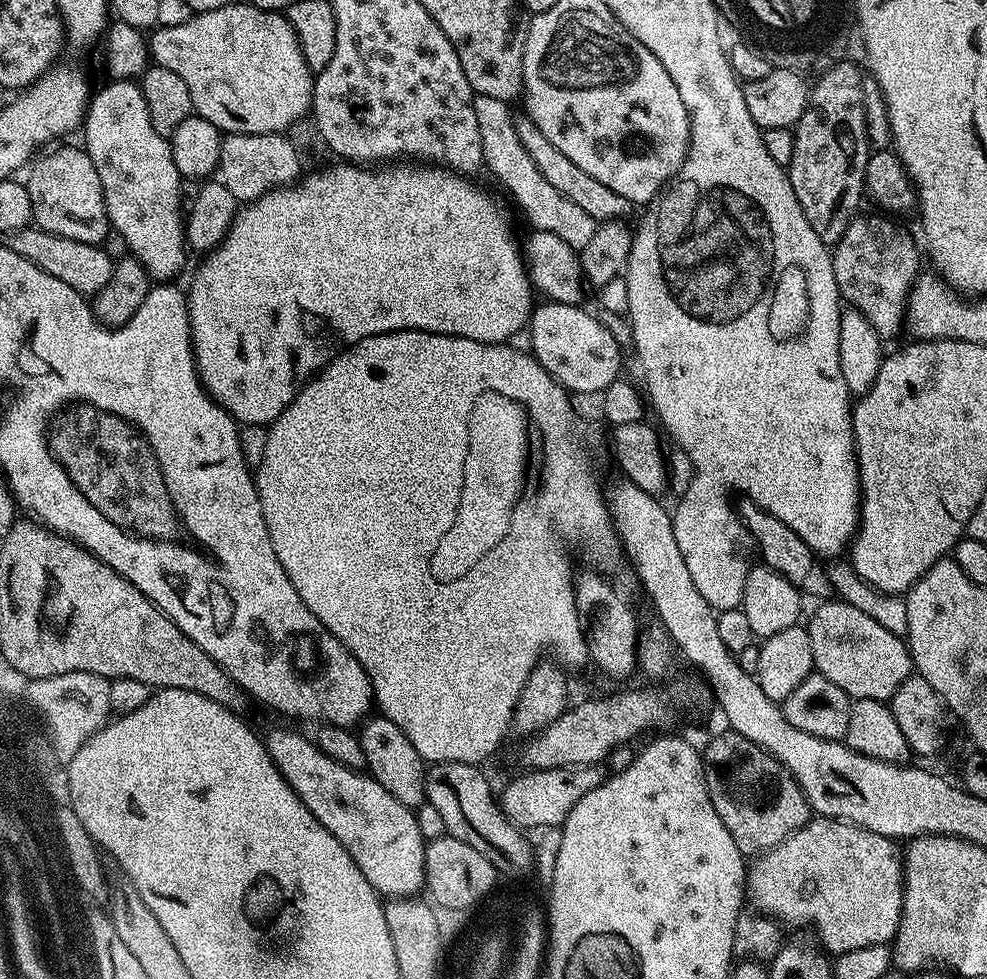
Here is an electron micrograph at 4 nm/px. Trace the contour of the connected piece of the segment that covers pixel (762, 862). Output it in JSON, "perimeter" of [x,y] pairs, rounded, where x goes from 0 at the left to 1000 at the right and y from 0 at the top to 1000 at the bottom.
{"perimeter":[[[823,836],[819,841],[806,850],[802,850],[791,862],[785,862],[777,870],[767,873],[766,878],[761,879],[756,891],[756,915],[762,919],[767,928],[775,936],[781,936],[783,940],[791,945],[799,944],[802,948],[819,948],[824,944],[827,947],[826,959],[830,967],[839,974],[850,974],[861,970],[873,970],[873,966],[886,966],[887,964],[900,964],[908,959],[908,950],[912,945],[914,936],[914,917],[916,916],[916,879],[913,867],[908,867],[909,859],[902,854],[895,854],[886,848],[877,848],[868,842],[860,842],[858,838],[845,838],[842,836]]]}

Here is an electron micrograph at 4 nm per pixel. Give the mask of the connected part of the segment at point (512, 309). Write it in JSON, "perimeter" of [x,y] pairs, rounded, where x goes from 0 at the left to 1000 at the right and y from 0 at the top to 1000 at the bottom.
{"perimeter":[[[340,165],[337,172],[328,172],[325,176],[316,176],[312,181],[309,179],[303,186],[295,190],[276,192],[272,196],[264,198],[262,202],[254,207],[248,207],[235,224],[235,232],[227,240],[227,244],[206,263],[207,266],[199,274],[199,279],[195,282],[195,291],[189,291],[188,301],[190,304],[190,324],[195,334],[195,361],[199,367],[199,380],[203,383],[203,388],[207,392],[207,397],[215,403],[216,409],[220,409],[235,426],[244,434],[265,433],[275,434],[277,429],[284,426],[292,418],[294,411],[304,401],[305,396],[316,387],[317,383],[328,376],[338,365],[343,364],[350,355],[356,355],[364,347],[370,347],[383,341],[392,339],[439,339],[449,343],[463,343],[464,345],[476,345],[480,349],[492,349],[493,351],[509,351],[518,348],[518,343],[523,343],[532,338],[533,332],[538,324],[541,314],[541,295],[539,287],[535,285],[533,273],[533,261],[529,256],[529,249],[523,246],[523,241],[519,238],[519,233],[515,230],[515,225],[511,222],[511,217],[485,192],[482,188],[477,188],[473,179],[457,175],[445,170],[431,170],[426,165],[393,165],[388,170],[362,170],[356,165]]]}

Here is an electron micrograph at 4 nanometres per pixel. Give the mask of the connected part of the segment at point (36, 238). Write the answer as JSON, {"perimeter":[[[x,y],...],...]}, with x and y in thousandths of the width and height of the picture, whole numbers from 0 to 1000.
{"perimeter":[[[35,231],[7,238],[2,248],[10,255],[14,255],[14,259],[22,259],[22,264],[47,276],[47,280],[55,280],[59,288],[67,288],[67,292],[79,296],[87,304],[96,302],[99,296],[103,296],[103,292],[107,292],[107,288],[111,288],[116,266],[106,259],[102,250],[75,247],[75,243],[63,243],[59,239],[45,237]]]}

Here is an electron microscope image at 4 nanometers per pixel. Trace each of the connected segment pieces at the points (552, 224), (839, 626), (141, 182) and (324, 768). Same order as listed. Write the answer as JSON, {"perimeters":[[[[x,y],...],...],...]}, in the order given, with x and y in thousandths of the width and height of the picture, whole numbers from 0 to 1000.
{"perimeters":[[[[481,97],[479,104],[484,135],[487,138],[491,173],[496,174],[511,188],[542,236],[563,239],[587,257],[602,241],[606,227],[591,212],[584,210],[571,198],[567,198],[566,194],[562,194],[547,178],[543,166],[527,145],[521,118],[518,118],[516,107],[512,103]]],[[[843,611],[828,617],[831,618],[817,634],[821,648],[821,664],[825,664],[824,683],[830,689],[841,693],[841,697],[845,697],[845,701],[851,702],[857,710],[863,712],[864,716],[903,716],[906,705],[910,705],[910,701],[914,701],[914,697],[918,697],[918,693],[926,686],[924,668],[920,665],[919,657],[888,635],[880,627],[874,626],[868,619],[863,619],[855,613]]],[[[113,82],[98,98],[96,95],[90,101],[85,115],[84,135],[85,144],[83,144],[83,150],[88,155],[91,165],[95,165],[95,174],[99,174],[99,182],[103,182],[103,198],[107,206],[107,219],[109,220],[112,236],[128,247],[132,260],[140,268],[144,268],[144,272],[150,277],[150,281],[154,283],[155,287],[177,287],[179,285],[177,282],[186,274],[186,257],[188,258],[188,225],[184,220],[184,212],[182,217],[182,188],[184,189],[184,181],[180,170],[176,170],[173,146],[164,137],[160,137],[160,133],[156,133],[156,125],[152,125],[152,112],[148,108],[148,100],[144,96],[141,85],[138,82]]],[[[280,744],[273,752],[270,752],[270,759],[272,769],[275,770],[286,793],[290,795],[290,799],[300,808],[302,815],[306,815],[314,831],[318,831],[318,836],[322,836],[326,844],[330,844],[334,852],[338,852],[338,856],[347,860],[351,872],[359,876],[363,889],[367,889],[371,901],[375,901],[375,905],[382,913],[389,917],[420,916],[425,912],[421,910],[425,907],[427,910],[431,906],[430,863],[432,857],[421,837],[415,836],[415,826],[407,819],[403,819],[403,815],[399,815],[399,811],[391,807],[391,803],[384,801],[375,792],[366,792],[362,785],[349,785],[347,778],[338,778],[338,774],[326,770],[321,760],[313,753],[311,756],[304,748],[295,748],[292,744]]]]}

